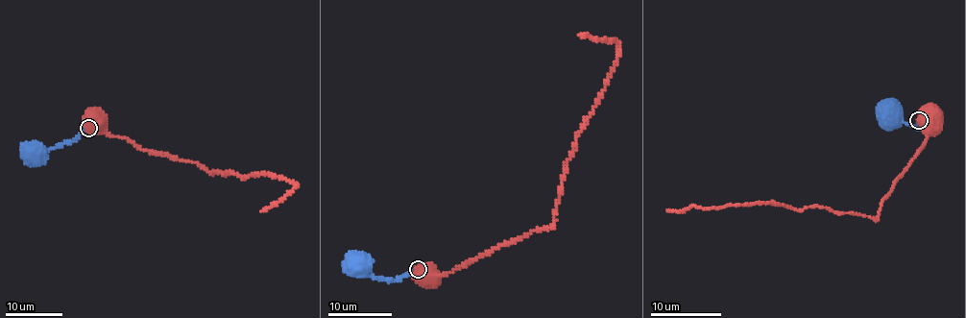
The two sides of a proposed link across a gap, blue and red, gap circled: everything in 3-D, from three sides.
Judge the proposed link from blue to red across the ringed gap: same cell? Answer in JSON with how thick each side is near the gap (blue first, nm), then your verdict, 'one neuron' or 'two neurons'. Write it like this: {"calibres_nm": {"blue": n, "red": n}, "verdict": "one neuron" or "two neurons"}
{"calibres_nm": {"blue": 180, "red": 1050}, "verdict": "two neurons"}

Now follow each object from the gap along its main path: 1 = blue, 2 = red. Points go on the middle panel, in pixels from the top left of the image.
1: (416, 270), (392, 280), (374, 279), (366, 274), (366, 266), (359, 260)
2: (420, 270), (430, 270), (439, 275), (450, 273), (553, 224), (567, 158), (617, 56), (615, 42), (579, 35)

